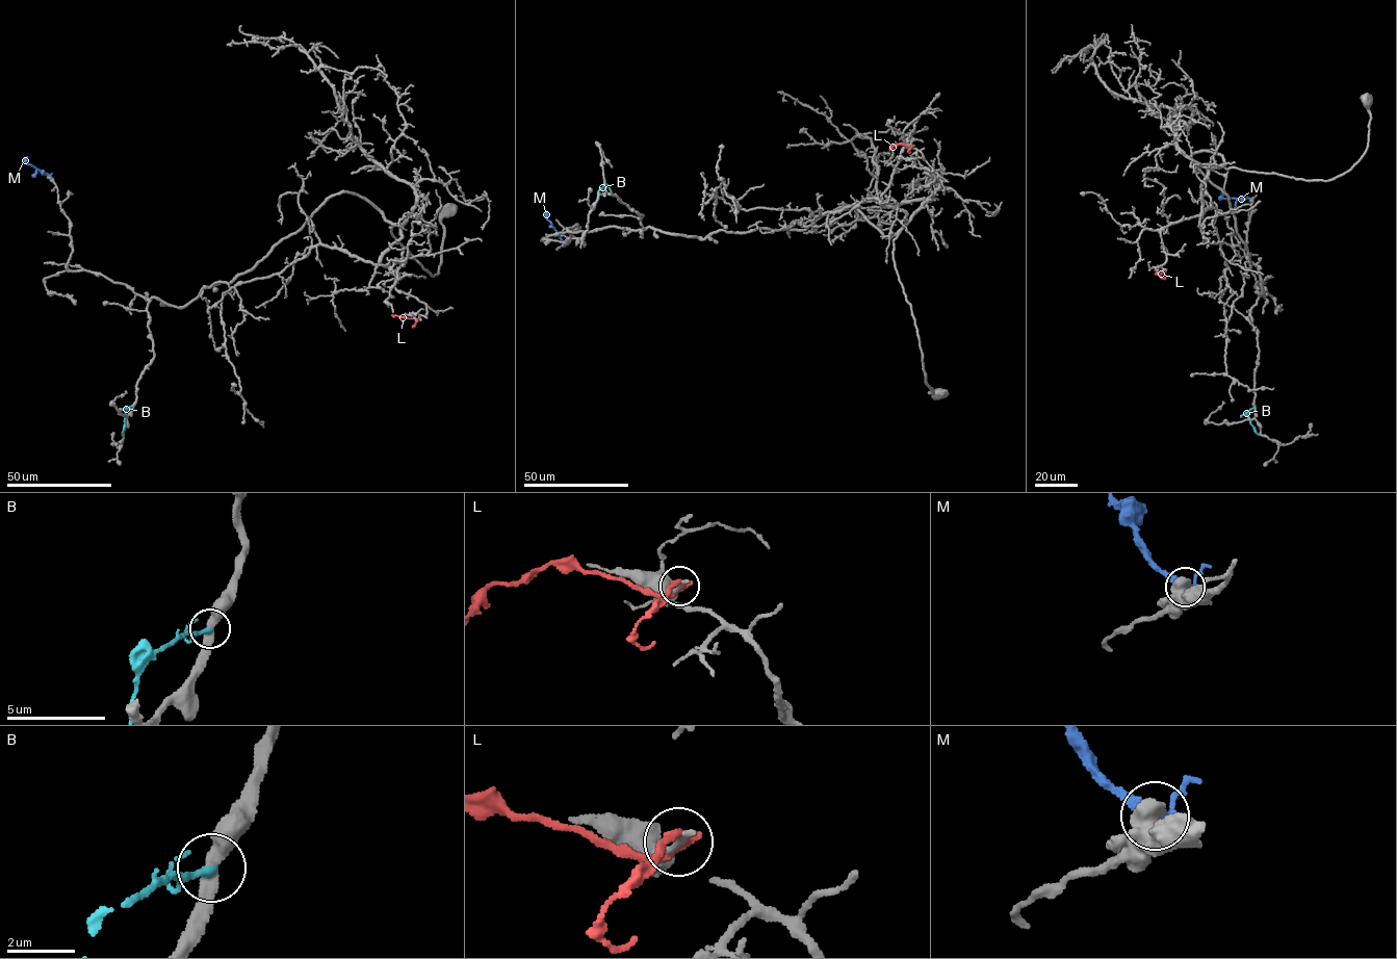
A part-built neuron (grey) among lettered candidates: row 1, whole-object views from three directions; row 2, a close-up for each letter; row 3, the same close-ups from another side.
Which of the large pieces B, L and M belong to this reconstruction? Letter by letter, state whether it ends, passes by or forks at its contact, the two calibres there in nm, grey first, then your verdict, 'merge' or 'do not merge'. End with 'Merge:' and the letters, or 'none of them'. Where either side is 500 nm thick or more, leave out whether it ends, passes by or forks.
B: it passes by | 420/160 nm | do not merge
L: it passes by | 200/240 nm | do not merge
M: 700/240 nm | do not merge
Merge: none of them

